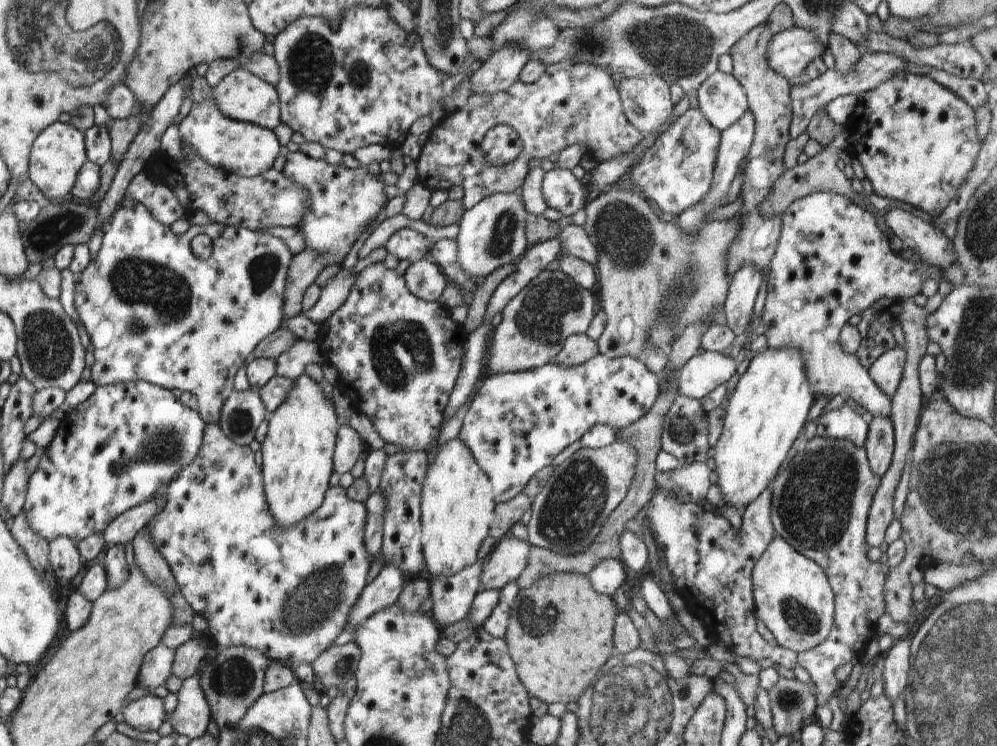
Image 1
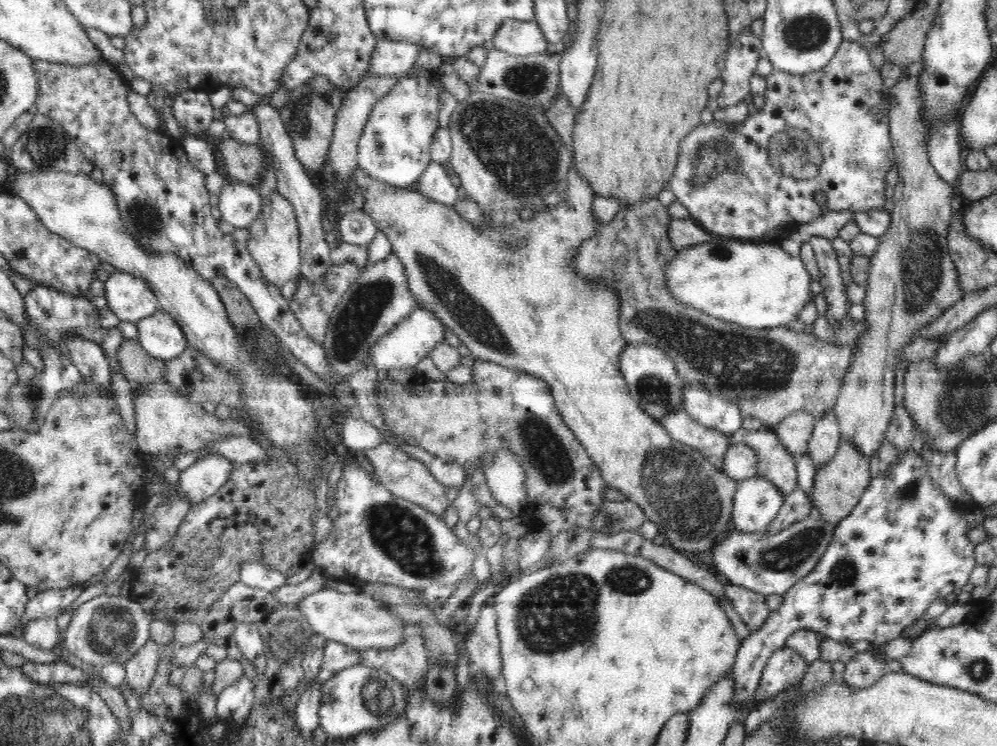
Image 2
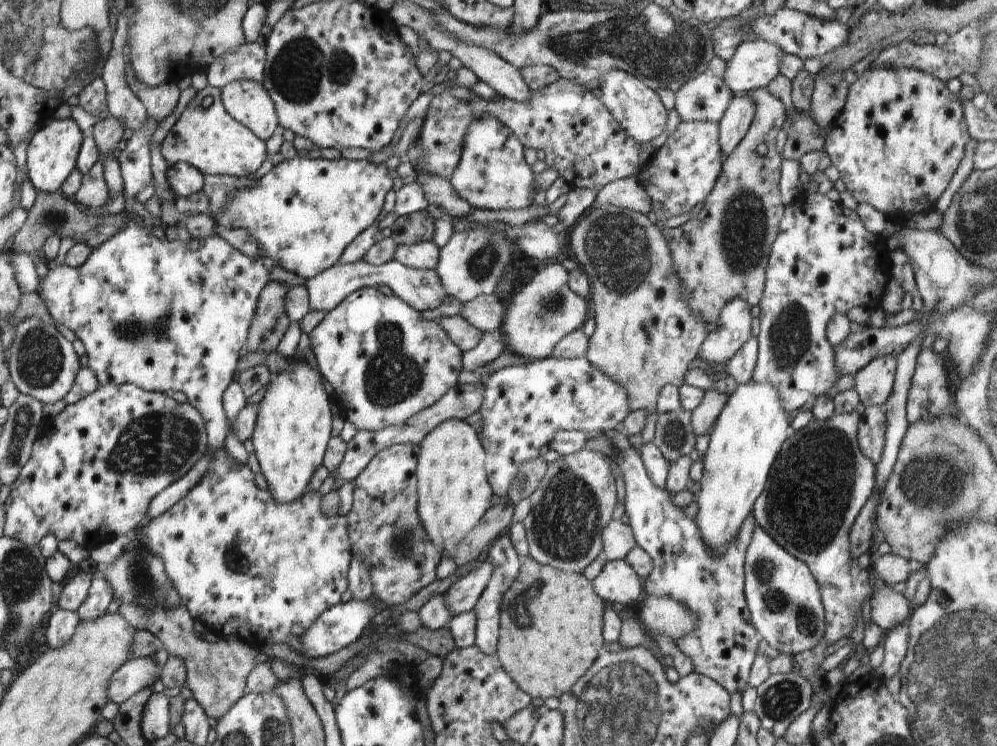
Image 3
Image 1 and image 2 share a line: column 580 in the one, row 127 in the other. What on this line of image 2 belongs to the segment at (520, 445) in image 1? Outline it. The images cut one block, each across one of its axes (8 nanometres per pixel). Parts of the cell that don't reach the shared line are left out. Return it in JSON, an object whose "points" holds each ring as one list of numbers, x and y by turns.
{"points":[[400,77,396,86,374,104,357,151,358,167,373,180,408,188,421,178,431,163,431,143,440,127,440,109,439,89,427,77]]}

